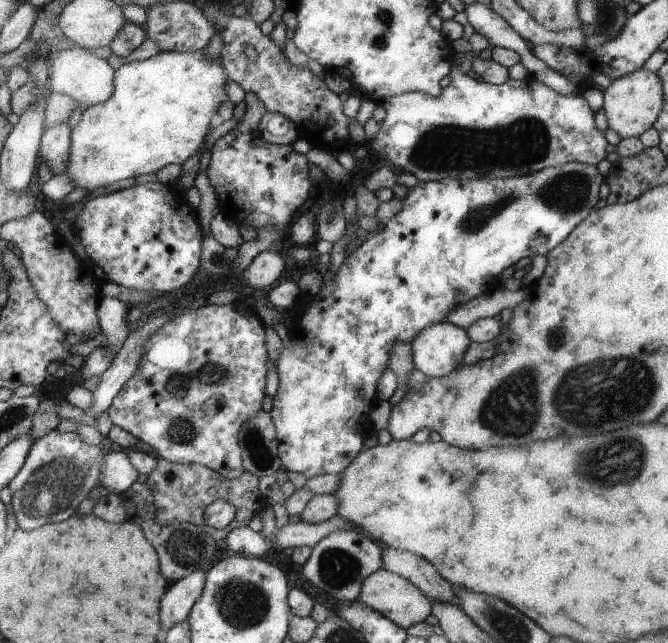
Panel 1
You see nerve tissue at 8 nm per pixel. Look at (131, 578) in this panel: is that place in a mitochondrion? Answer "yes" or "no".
no

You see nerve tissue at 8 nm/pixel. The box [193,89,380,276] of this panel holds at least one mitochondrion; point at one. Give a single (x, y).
(326, 207)

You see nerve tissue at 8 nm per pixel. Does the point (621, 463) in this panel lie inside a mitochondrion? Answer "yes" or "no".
yes

